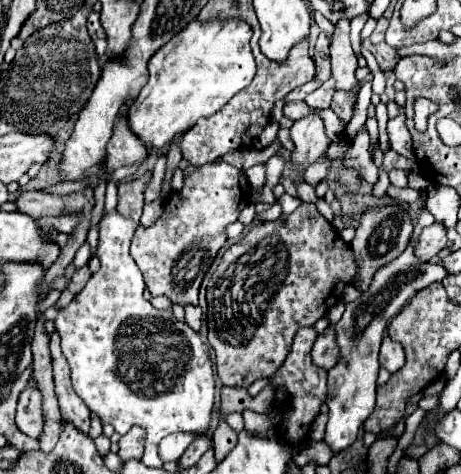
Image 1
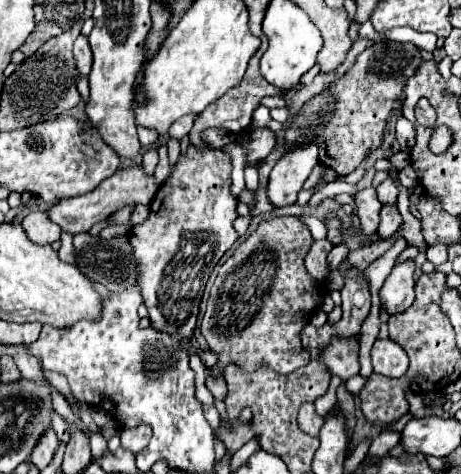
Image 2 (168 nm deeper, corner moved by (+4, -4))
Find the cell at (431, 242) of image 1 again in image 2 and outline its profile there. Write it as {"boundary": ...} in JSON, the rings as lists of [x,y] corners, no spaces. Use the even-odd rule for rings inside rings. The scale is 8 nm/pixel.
{"boundary":[[[407,260],[407,262],[395,264],[391,274],[387,276],[379,294],[389,314],[399,314],[413,304],[413,298],[415,298],[413,272],[415,272],[415,260]]]}

